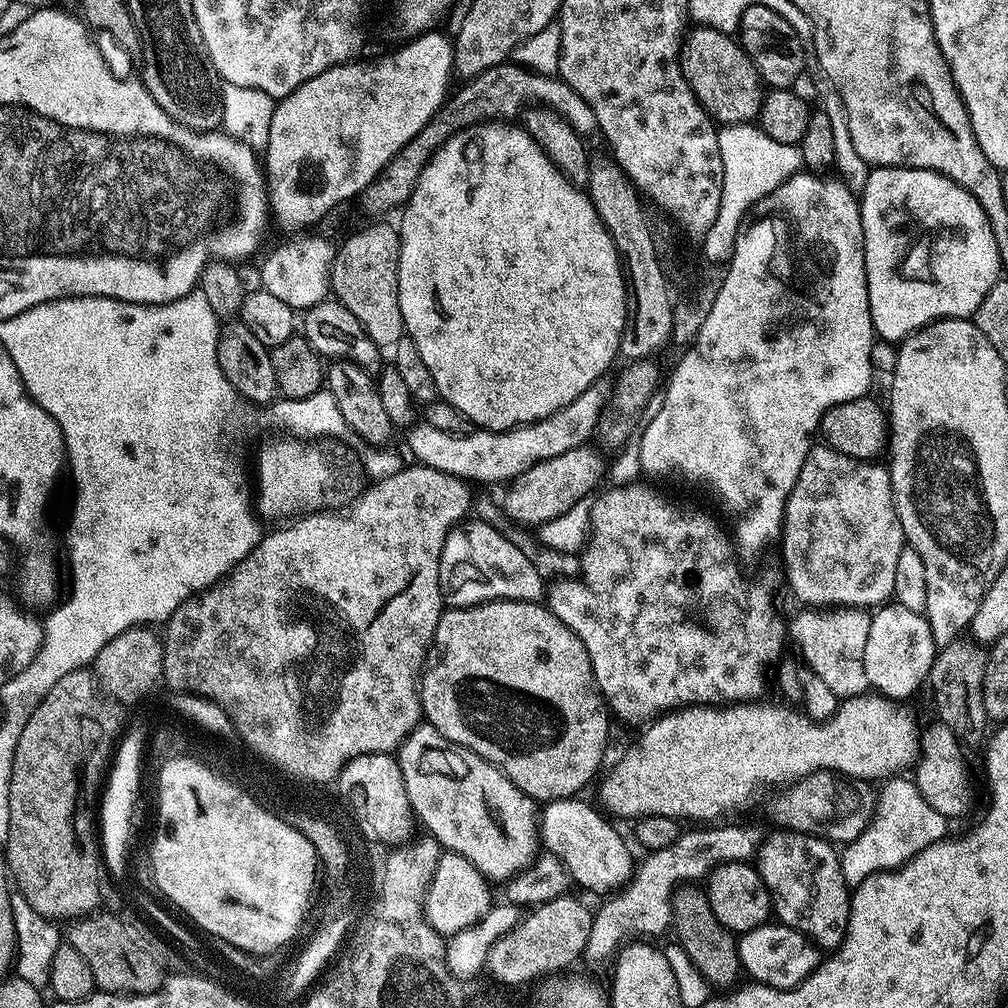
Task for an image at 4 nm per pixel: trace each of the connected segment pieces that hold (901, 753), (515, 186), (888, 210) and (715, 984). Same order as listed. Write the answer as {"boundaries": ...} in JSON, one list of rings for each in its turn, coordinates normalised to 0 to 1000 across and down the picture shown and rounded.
{"boundaries":[[[[858,688],[855,690],[834,693],[829,701],[829,707],[822,714],[807,714],[805,710],[794,704],[774,698],[758,698],[759,696],[731,696],[721,700],[703,700],[701,698],[688,698],[682,702],[673,702],[654,712],[648,713],[647,718],[631,734],[631,739],[620,748],[619,752],[612,758],[612,766],[605,778],[605,796],[619,810],[631,810],[638,812],[645,809],[661,809],[665,812],[681,815],[681,813],[694,813],[690,815],[714,815],[725,806],[734,806],[750,790],[753,782],[761,778],[780,778],[786,780],[793,774],[799,774],[809,766],[831,766],[834,770],[843,770],[846,774],[859,774],[862,776],[873,776],[878,772],[888,771],[896,767],[897,761],[904,759],[910,753],[913,745],[913,731],[911,721],[896,706],[896,701],[890,700],[883,693],[878,693],[872,688]]],[[[481,121],[472,123],[469,127],[463,127],[447,135],[445,139],[433,150],[431,157],[427,157],[423,169],[419,169],[419,173],[407,192],[405,201],[400,203],[396,213],[397,212],[397,222],[395,221],[395,229],[397,232],[395,304],[399,308],[399,319],[401,320],[402,330],[409,336],[411,343],[415,343],[415,352],[418,353],[419,359],[423,359],[423,367],[427,367],[427,375],[431,375],[434,394],[436,394],[439,400],[450,403],[450,407],[454,407],[458,410],[473,426],[486,429],[500,429],[503,425],[514,425],[517,421],[528,421],[531,417],[542,415],[546,411],[550,411],[554,407],[565,403],[565,399],[569,399],[569,395],[573,395],[573,391],[577,391],[584,383],[592,380],[592,378],[596,376],[595,372],[597,372],[610,357],[613,357],[615,353],[615,336],[619,330],[619,320],[623,314],[623,297],[621,296],[621,288],[619,287],[619,267],[615,265],[615,253],[611,251],[609,240],[605,236],[605,232],[601,228],[597,216],[593,216],[593,212],[587,203],[587,197],[585,197],[580,189],[572,186],[572,184],[566,183],[566,181],[552,168],[546,161],[544,154],[536,148],[534,141],[530,141],[528,134],[520,130],[519,126],[513,125],[508,121]]],[[[870,167],[861,172],[861,180],[855,193],[852,195],[853,211],[855,212],[855,232],[857,233],[857,251],[859,252],[859,284],[863,296],[863,315],[865,328],[877,337],[892,339],[898,333],[903,333],[911,326],[928,317],[955,317],[963,314],[970,308],[971,302],[978,296],[979,290],[993,277],[994,263],[990,252],[990,240],[986,240],[986,228],[982,228],[982,220],[968,196],[954,185],[950,185],[942,177],[930,171],[914,167]]],[[[690,879],[672,880],[671,888],[667,890],[667,921],[673,932],[673,938],[681,942],[685,954],[696,966],[696,970],[710,982],[722,982],[733,968],[736,968],[734,947],[730,941],[731,930],[704,903],[701,884],[694,885]]]]}

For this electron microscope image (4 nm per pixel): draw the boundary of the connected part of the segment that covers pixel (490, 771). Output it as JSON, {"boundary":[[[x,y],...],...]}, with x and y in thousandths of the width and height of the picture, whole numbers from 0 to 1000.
{"boundary":[[[418,716],[413,719],[413,723],[408,726],[404,732],[397,738],[395,743],[395,753],[397,763],[399,764],[399,776],[403,776],[403,788],[405,795],[409,801],[412,813],[422,817],[424,828],[429,829],[437,836],[438,842],[445,845],[453,845],[458,847],[458,851],[462,851],[469,857],[480,870],[485,874],[502,875],[506,873],[517,862],[524,860],[534,848],[534,798],[533,795],[527,794],[521,786],[514,784],[514,780],[510,780],[510,776],[506,776],[506,772],[502,767],[493,762],[482,752],[478,752],[472,746],[468,746],[465,742],[459,742],[457,738],[451,738],[442,733],[438,728],[435,728],[435,724],[431,724],[431,720],[424,716]]]}

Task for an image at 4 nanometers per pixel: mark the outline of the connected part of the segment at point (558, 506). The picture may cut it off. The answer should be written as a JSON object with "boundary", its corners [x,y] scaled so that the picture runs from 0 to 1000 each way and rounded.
{"boundary":[[[580,442],[562,446],[562,450],[554,450],[554,454],[542,454],[526,462],[526,466],[522,466],[503,481],[504,489],[500,492],[498,508],[512,520],[529,522],[546,518],[547,515],[560,510],[575,495],[582,493],[595,475],[600,475],[601,460],[595,457],[594,450],[596,451],[590,443]]]}

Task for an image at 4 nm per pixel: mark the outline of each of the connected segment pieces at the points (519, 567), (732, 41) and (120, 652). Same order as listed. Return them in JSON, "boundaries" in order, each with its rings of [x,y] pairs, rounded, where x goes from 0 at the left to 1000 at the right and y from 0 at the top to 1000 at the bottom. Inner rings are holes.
{"boundaries":[[[[467,516],[444,529],[438,546],[437,579],[448,579],[447,602],[464,603],[486,595],[521,595],[527,599],[539,596],[542,578],[536,572],[535,565],[528,561],[527,554],[506,533],[499,532],[488,518]],[[476,556],[500,556],[500,575],[480,575],[484,583],[476,583]],[[488,579],[492,579],[492,583],[488,583]]],[[[690,26],[688,29],[688,32],[686,29],[678,37],[675,45],[675,68],[681,81],[687,87],[688,93],[692,97],[692,101],[701,109],[711,124],[741,123],[749,120],[754,114],[759,88],[756,86],[756,80],[748,62],[739,54],[733,39],[701,26]]],[[[151,621],[126,623],[117,633],[105,637],[93,656],[93,666],[100,680],[114,693],[124,700],[130,700],[134,694],[147,690],[151,682],[160,678],[163,670],[163,635]]]]}

